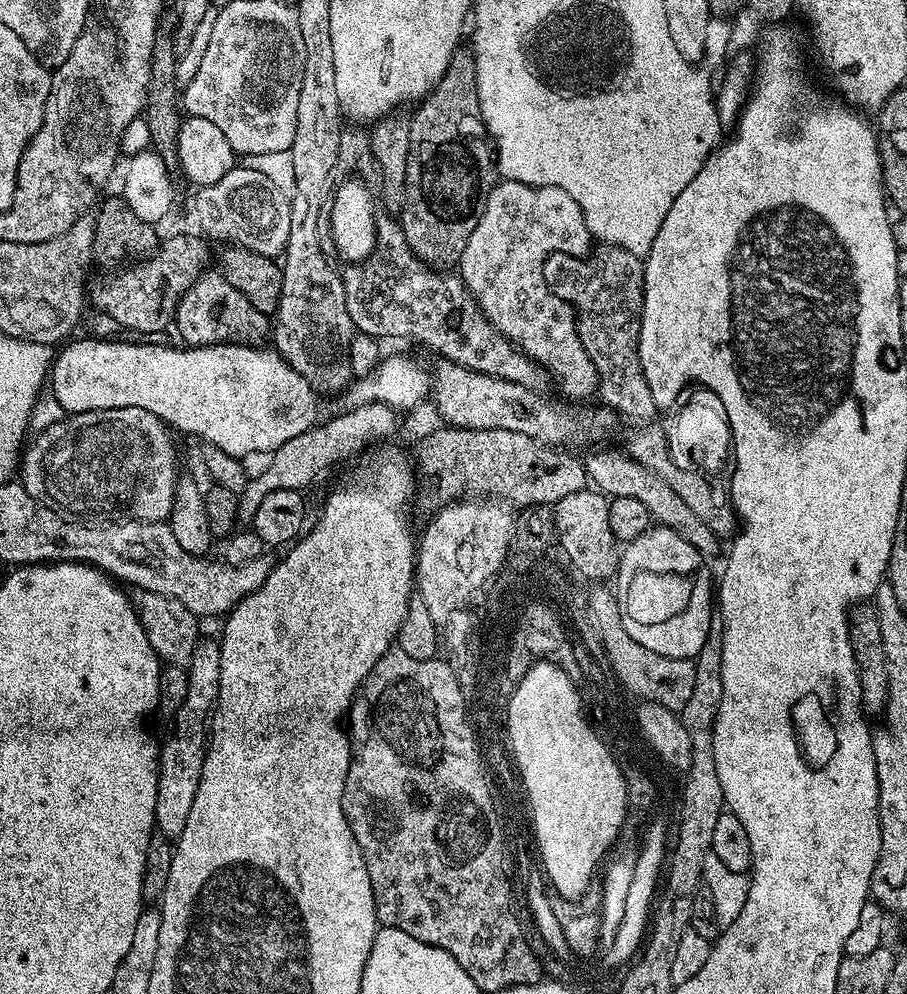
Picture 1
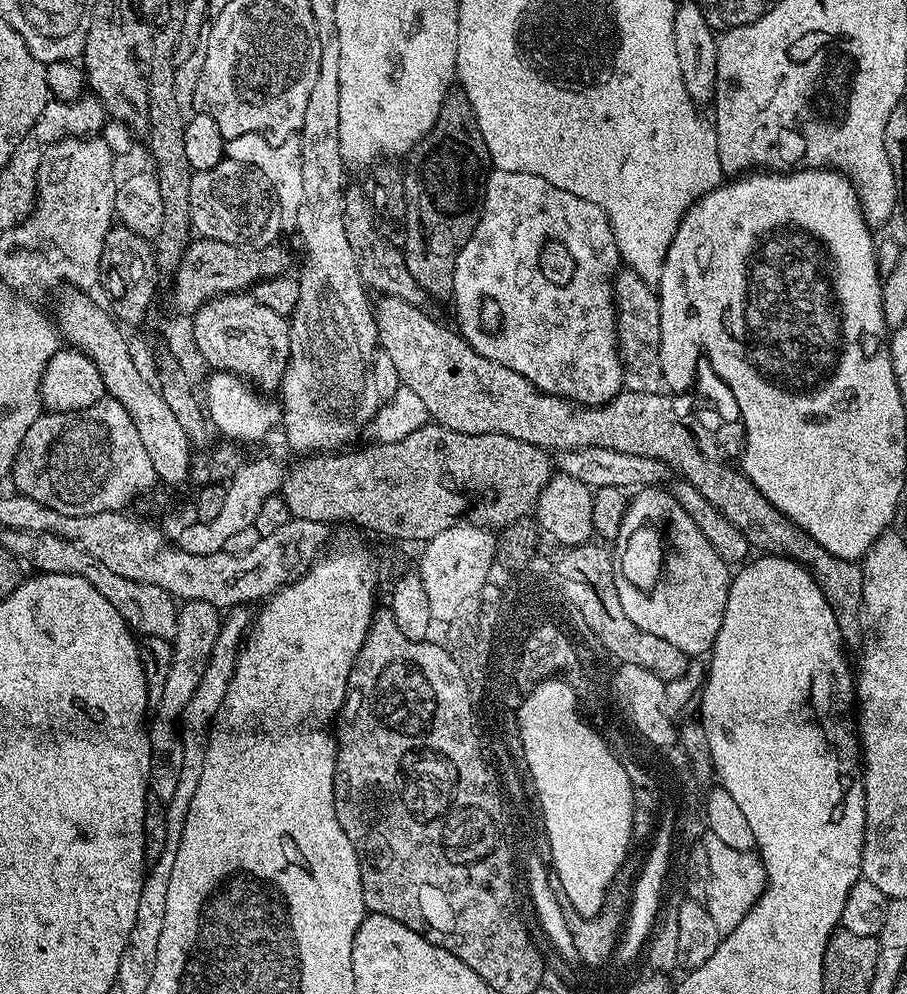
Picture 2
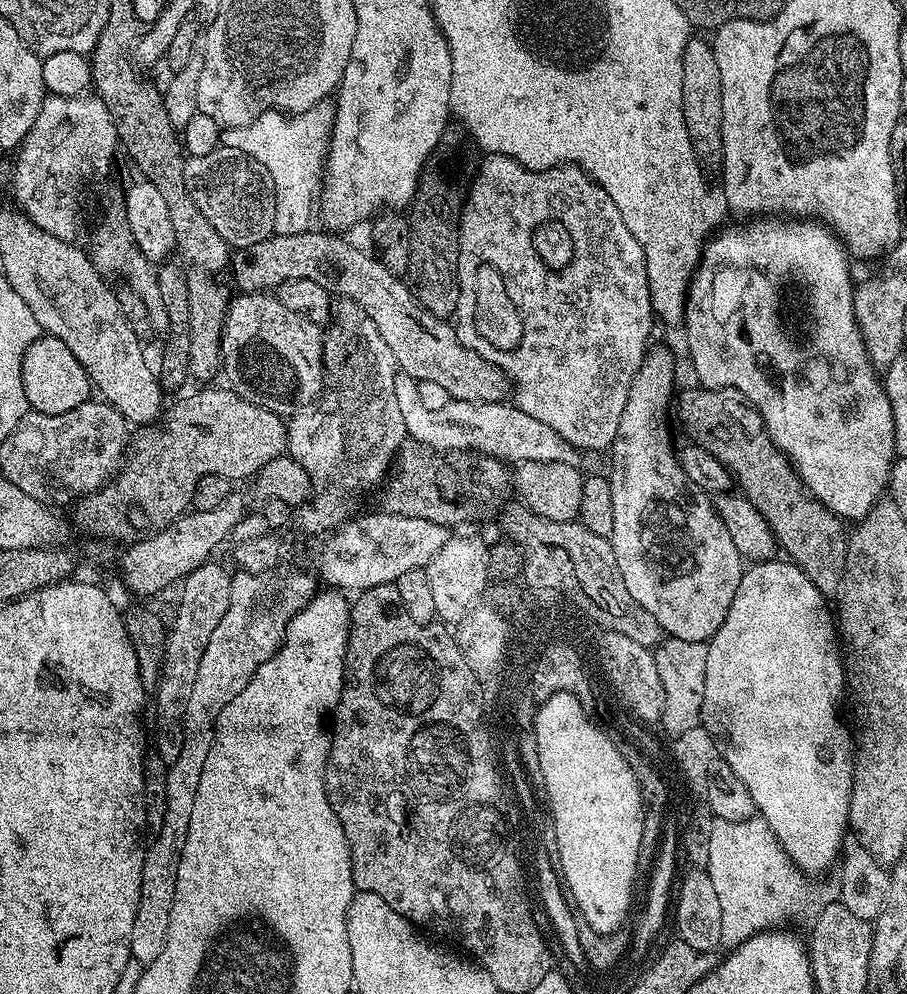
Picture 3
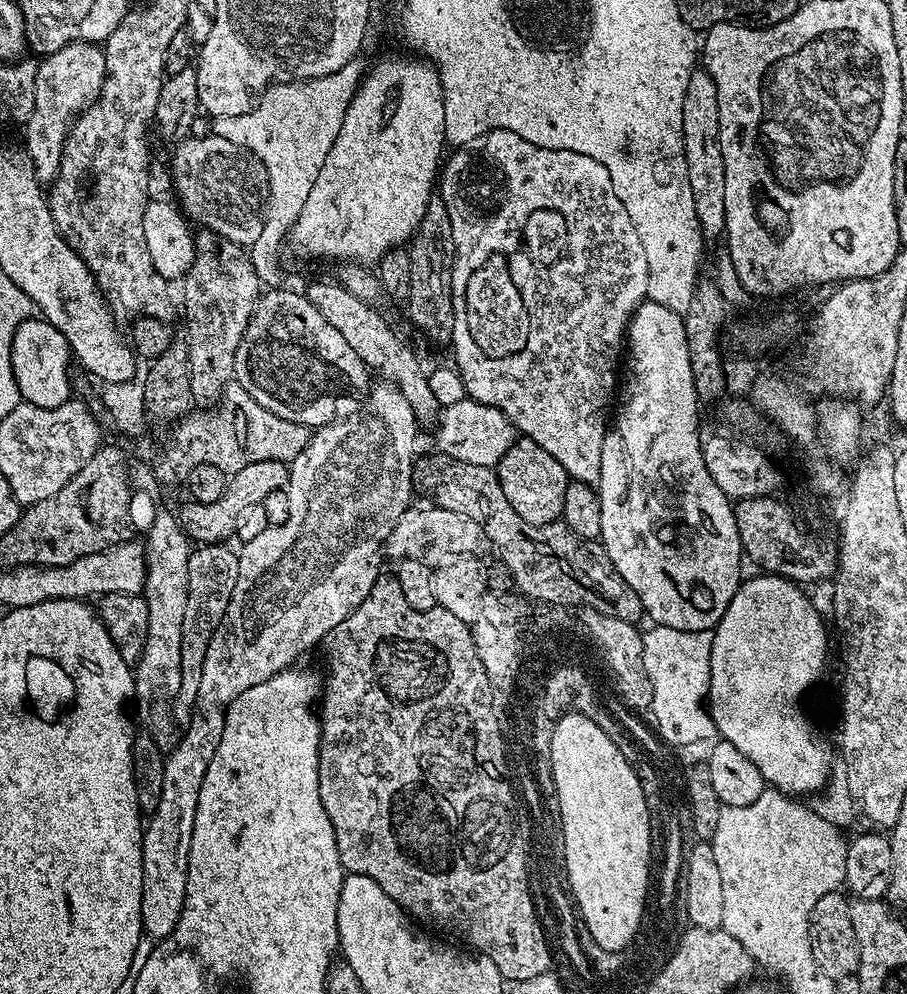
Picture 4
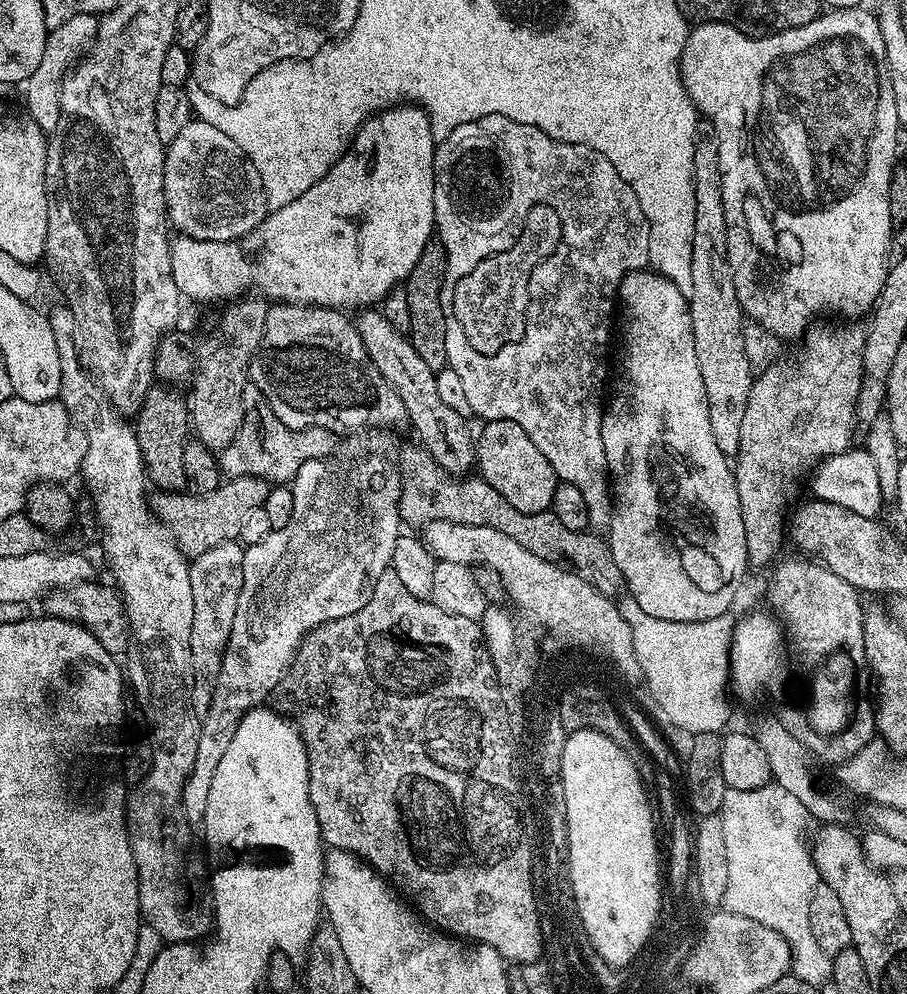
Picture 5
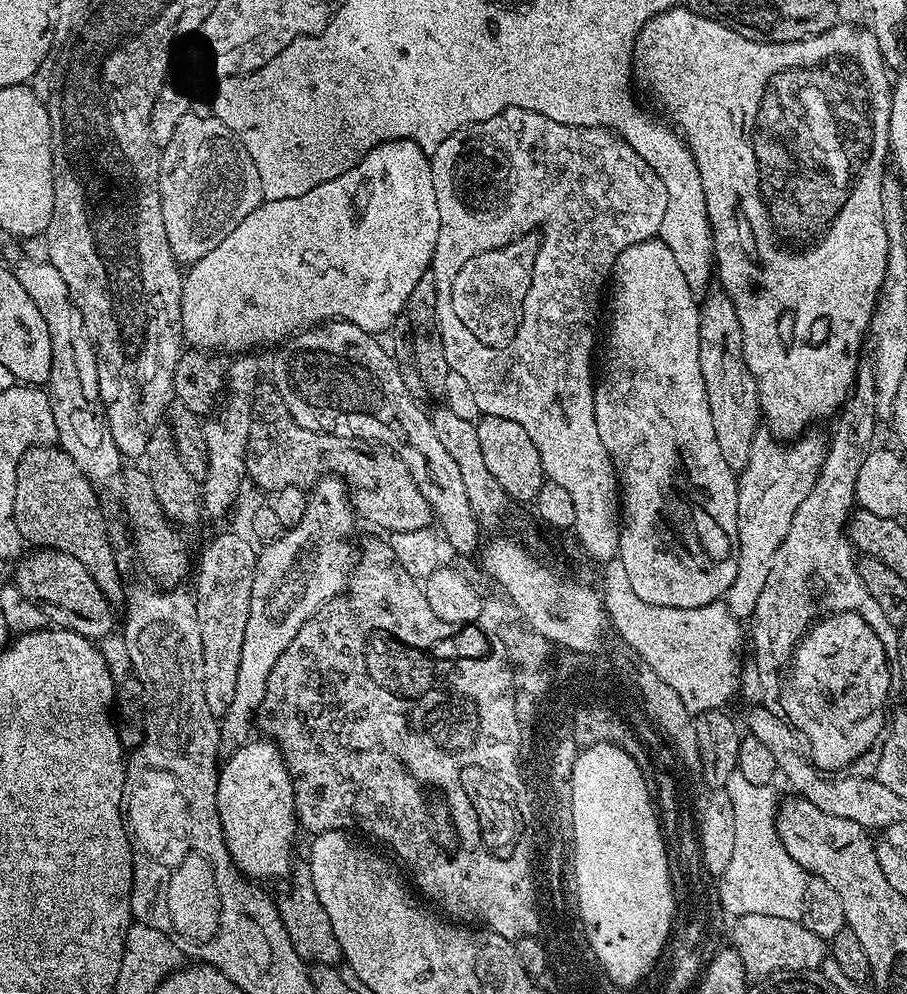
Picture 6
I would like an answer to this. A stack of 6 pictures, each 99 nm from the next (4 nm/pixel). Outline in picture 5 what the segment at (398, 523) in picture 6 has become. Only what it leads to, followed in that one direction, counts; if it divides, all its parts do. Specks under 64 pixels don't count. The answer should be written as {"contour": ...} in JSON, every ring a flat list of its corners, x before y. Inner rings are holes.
{"contour":[[248,383,244,387,244,421,236,436,229,444,222,449,218,456,219,469,225,477,233,476,257,476,263,480,271,482,276,486,284,486,291,482,298,474,298,470,302,470,302,466,311,460,320,460,324,456,330,456,336,451,338,441,336,441,336,432,331,428,291,428,286,426,278,418,278,414,274,414,274,410,270,410,267,398,258,390,258,386],[411,442,399,449,398,463,400,465,400,518,405,525,417,524,423,526,430,522,458,522,459,524,473,524,474,526,490,526,494,530,502,530,502,534,510,534,510,538,514,538,514,542,520,542,526,550,536,550,536,554,542,554,542,550,548,548,556,548,562,550,564,554,568,554,574,560,574,566,578,566,572,571,578,574,578,578,582,578,586,582,590,582,590,586,594,586,602,594,616,598,625,591,626,585,622,570,618,570,618,562,614,562,614,554,608,549,607,539,600,540,595,531,579,532,578,530,570,530,567,526,562,526,562,522,558,522,558,518,552,511,539,512,538,514,522,514,518,510,514,510,514,506,510,506,510,502,506,502,506,498,502,498,502,494,498,494,498,490,494,490,494,486,490,486,490,482,486,482,478,474,469,474,466,476,452,476,446,470,442,470,442,466,438,466,438,462,434,462,434,458,428,453,419,442]]}

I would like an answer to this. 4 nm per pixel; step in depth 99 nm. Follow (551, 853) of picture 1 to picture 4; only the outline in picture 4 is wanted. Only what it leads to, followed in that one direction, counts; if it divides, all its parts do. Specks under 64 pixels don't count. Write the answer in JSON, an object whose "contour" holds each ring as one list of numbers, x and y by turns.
{"contour":[[569,710,558,722,556,732,556,744,552,744,550,750,557,767,560,805,564,808,566,850,563,862,568,872,568,886,572,889,579,918,588,920,588,928,597,935,597,942,622,948,627,946,628,936,636,928,644,894,644,800,636,800,636,784,628,784,628,772,620,768,619,758,614,758,612,744,604,741,604,733,589,718]]}

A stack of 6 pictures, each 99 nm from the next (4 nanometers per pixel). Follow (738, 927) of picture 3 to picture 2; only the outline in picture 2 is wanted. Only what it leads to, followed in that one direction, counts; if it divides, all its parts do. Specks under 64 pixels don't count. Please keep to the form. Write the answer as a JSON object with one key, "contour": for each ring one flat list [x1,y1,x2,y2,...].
{"contour":[[705,831,703,835,702,843,710,862,710,886,706,907,710,918,714,918,714,926,718,926,721,937,725,937,732,933,738,922,742,922,742,918,746,918,748,912,752,911,752,907,764,893,768,879,764,864,755,851,733,850,718,838,718,834,710,831]]}

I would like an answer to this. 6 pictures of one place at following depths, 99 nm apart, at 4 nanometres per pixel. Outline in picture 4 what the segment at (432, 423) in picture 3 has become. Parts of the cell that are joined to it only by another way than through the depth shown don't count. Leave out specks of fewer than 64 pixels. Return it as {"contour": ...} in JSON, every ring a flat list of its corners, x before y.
{"contour":[[467,398,444,408,439,413,437,426,437,451,452,460,468,462,470,465,495,467,518,438,517,429,500,410]]}

